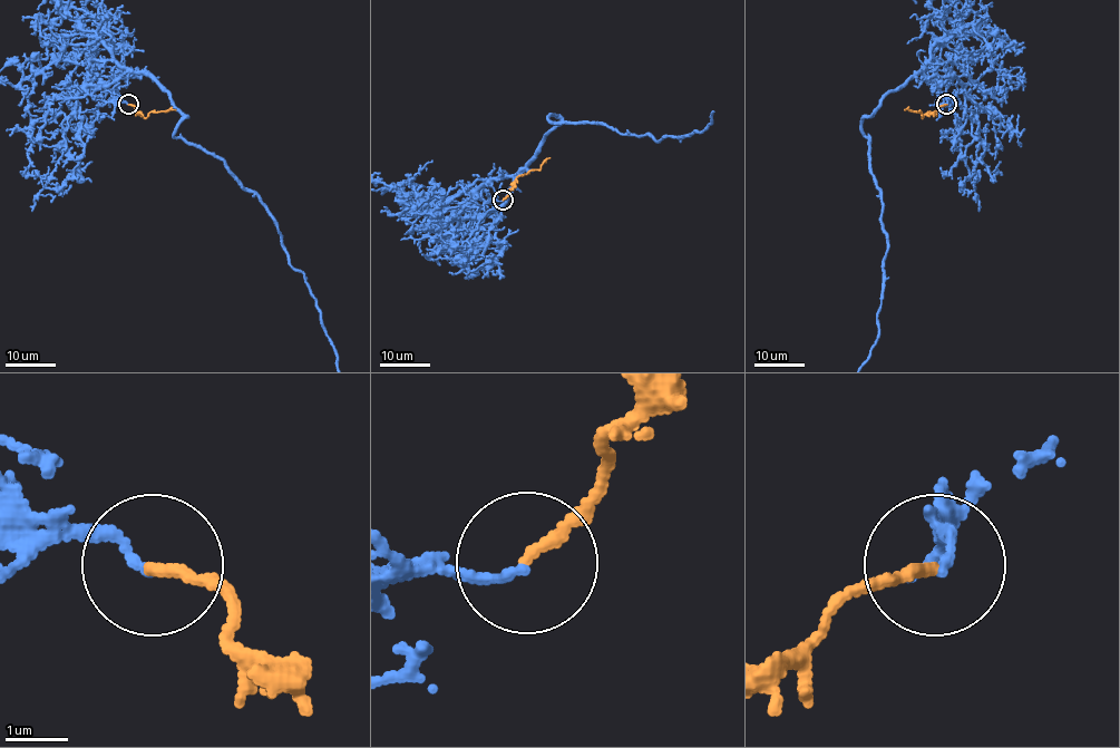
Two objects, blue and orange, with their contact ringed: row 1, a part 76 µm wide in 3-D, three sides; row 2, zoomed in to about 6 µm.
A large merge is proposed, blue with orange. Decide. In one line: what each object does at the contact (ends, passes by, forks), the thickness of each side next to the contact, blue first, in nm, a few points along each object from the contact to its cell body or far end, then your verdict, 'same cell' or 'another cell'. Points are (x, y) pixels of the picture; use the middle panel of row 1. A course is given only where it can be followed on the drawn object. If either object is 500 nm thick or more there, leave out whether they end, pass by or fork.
blue ends; orange ends; calibres 140 and 180 nm; course orange (503, 200), (519, 175), (539, 170), (549, 157); another cell

